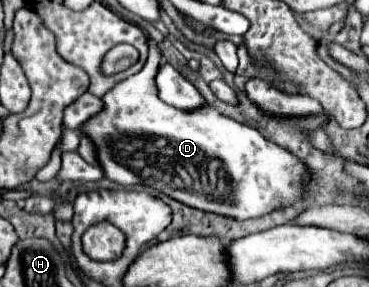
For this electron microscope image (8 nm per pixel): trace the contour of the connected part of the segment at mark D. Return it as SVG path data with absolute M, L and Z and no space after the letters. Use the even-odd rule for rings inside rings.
M154 43L154 55L148 57L142 71L118 83L114 89L110 89L102 97L104 111L82 125L82 129L88 135L92 135L92 141L96 141L100 165L110 181L116 181L124 187L146 185L160 193L166 193L168 197L188 207L216 213L234 221L264 217L272 211L292 207L308 199L310 195L308 181L312 173L308 165L292 151L272 143L258 129L218 113L214 107L196 109L194 113L182 113L176 107L164 105L164 101L158 99L156 83L154 83L156 77L154 61L160 59L162 59L162 51Z

